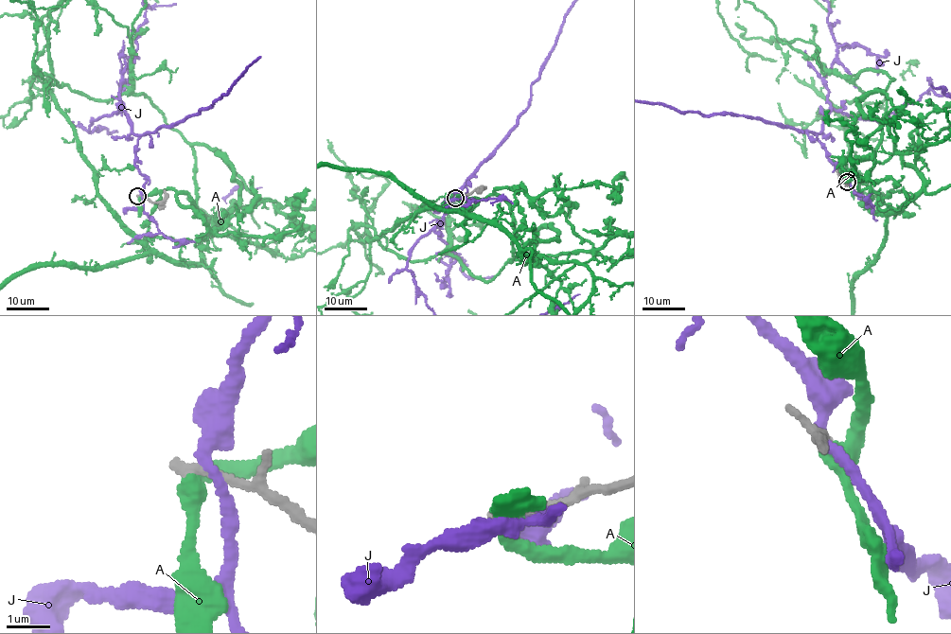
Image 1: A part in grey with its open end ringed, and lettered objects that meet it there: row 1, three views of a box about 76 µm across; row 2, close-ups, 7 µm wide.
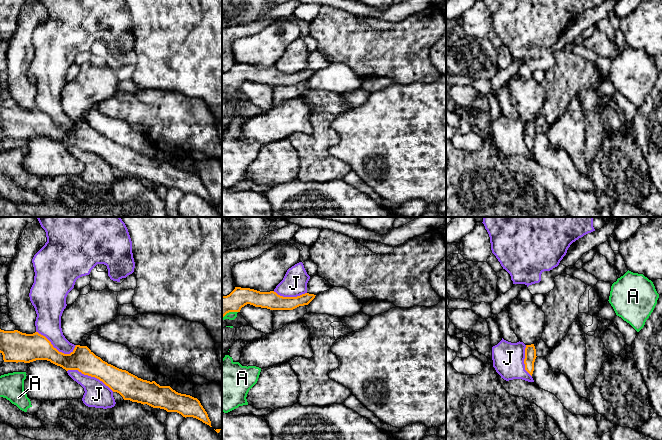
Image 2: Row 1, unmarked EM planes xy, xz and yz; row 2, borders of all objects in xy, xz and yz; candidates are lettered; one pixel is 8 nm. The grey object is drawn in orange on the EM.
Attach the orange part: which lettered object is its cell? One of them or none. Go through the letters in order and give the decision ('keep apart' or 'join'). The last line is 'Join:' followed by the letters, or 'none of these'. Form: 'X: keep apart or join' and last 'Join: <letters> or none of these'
A: keep apart
J: keep apart
Join: none of these

